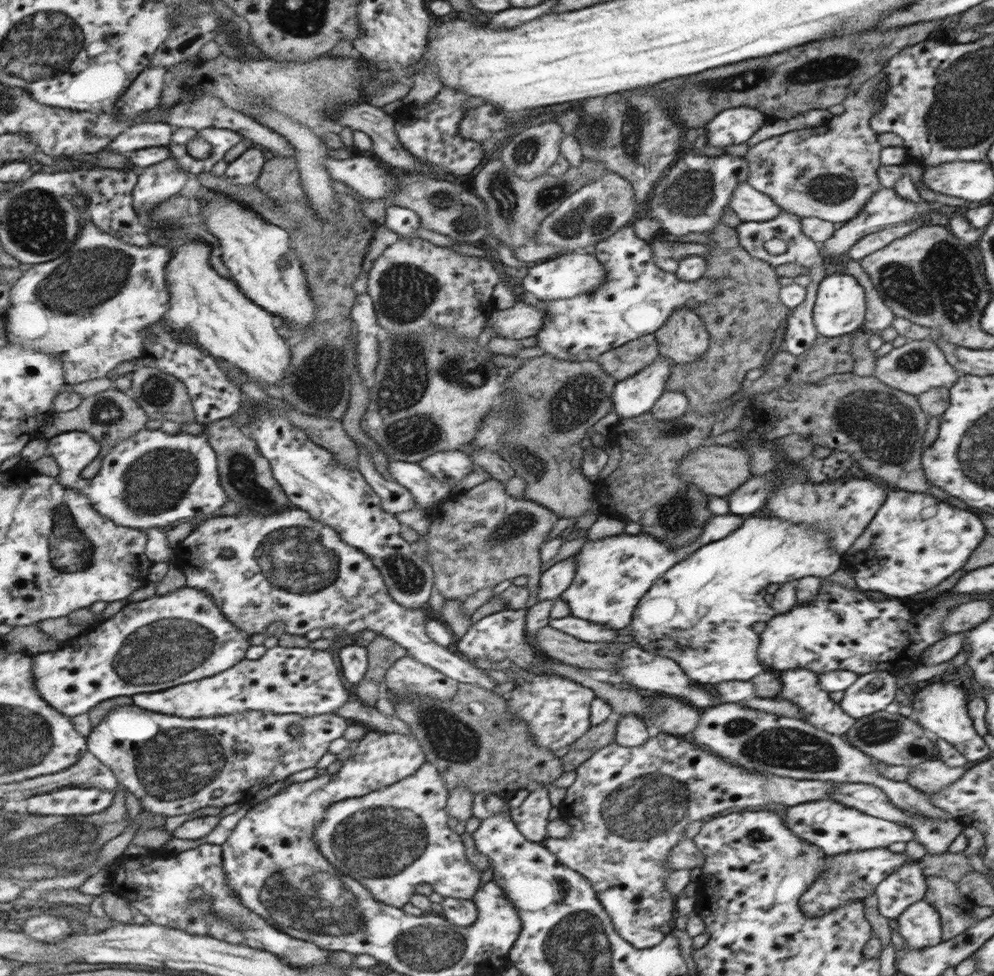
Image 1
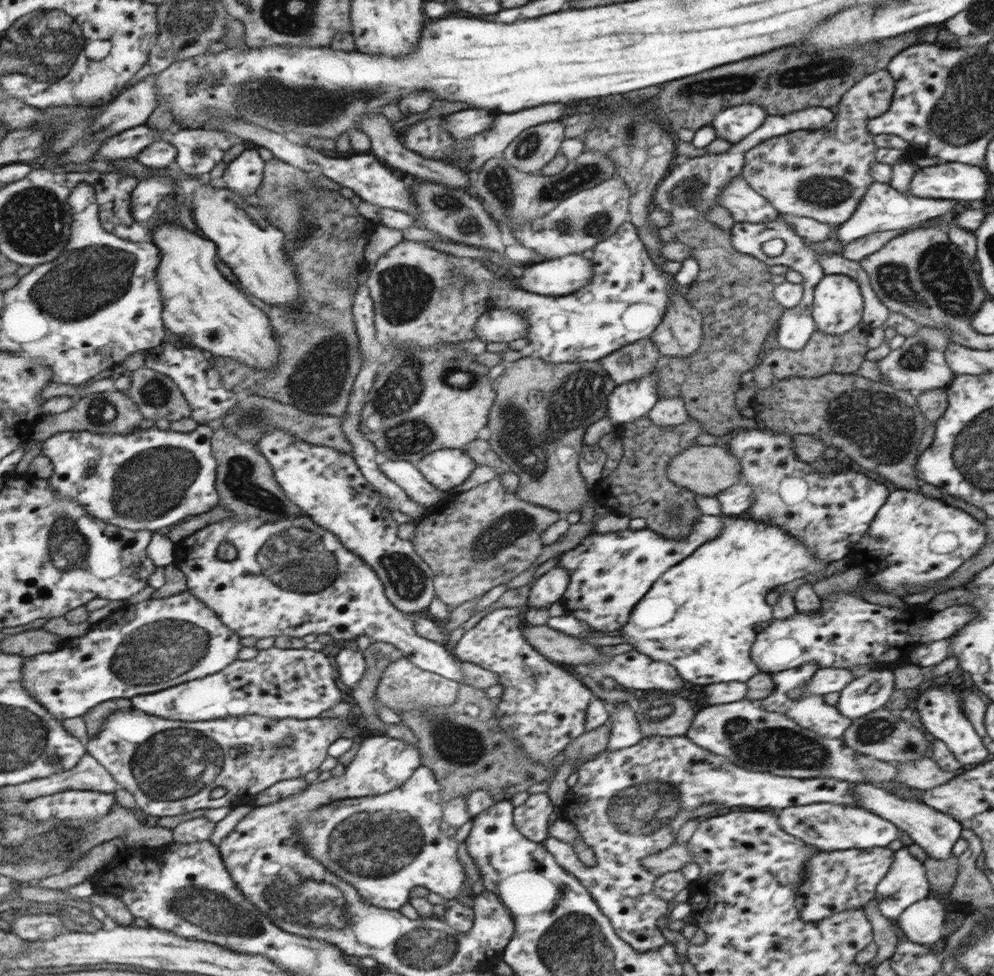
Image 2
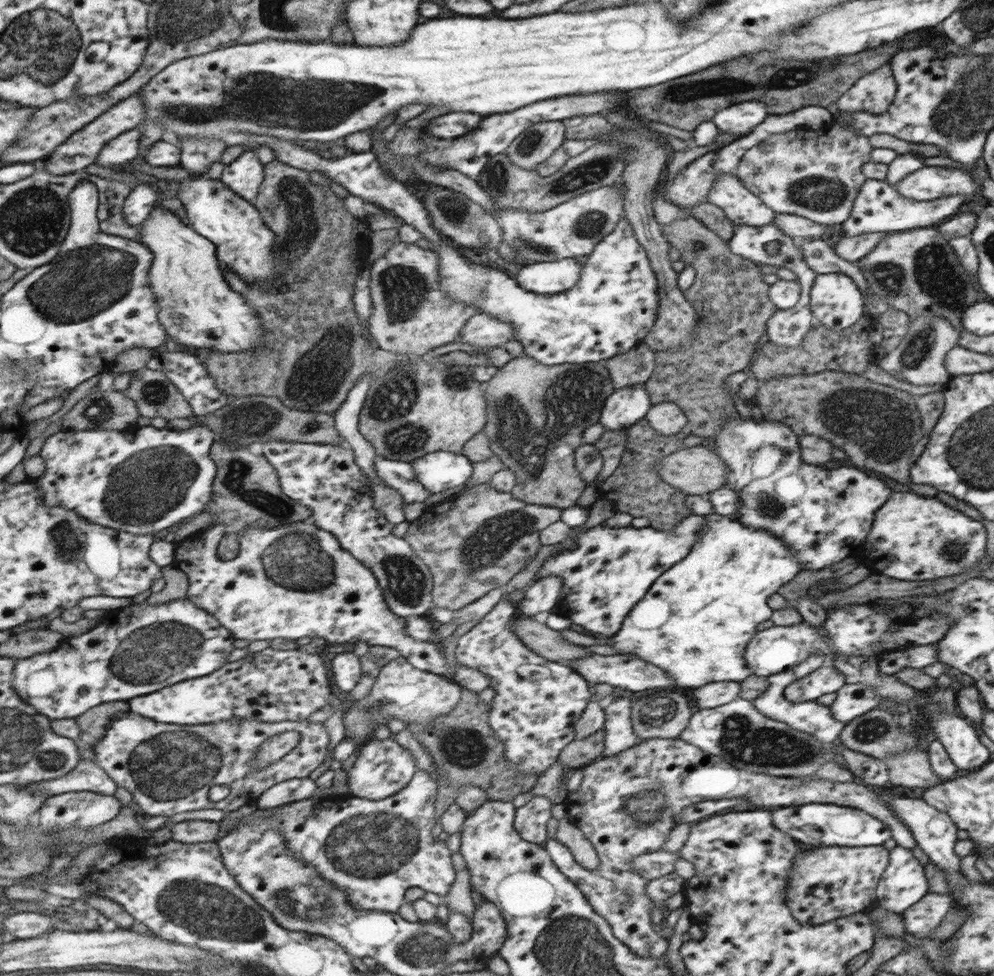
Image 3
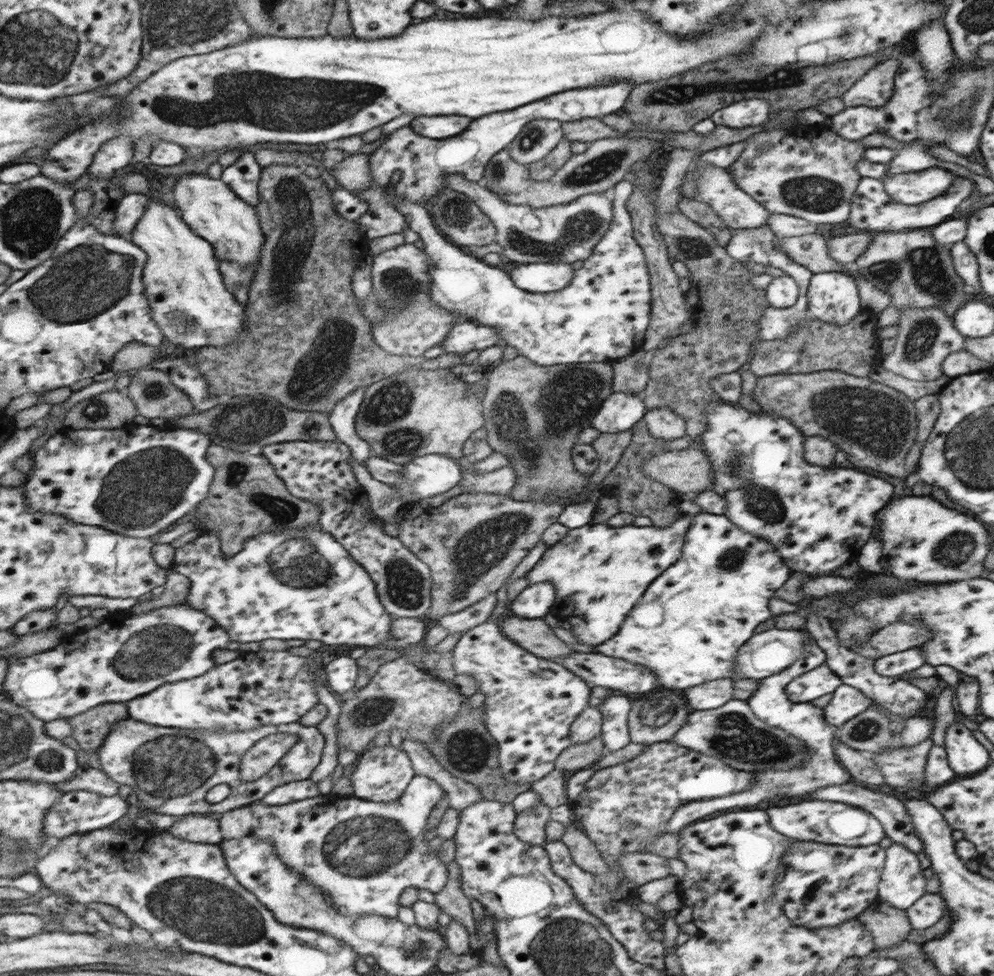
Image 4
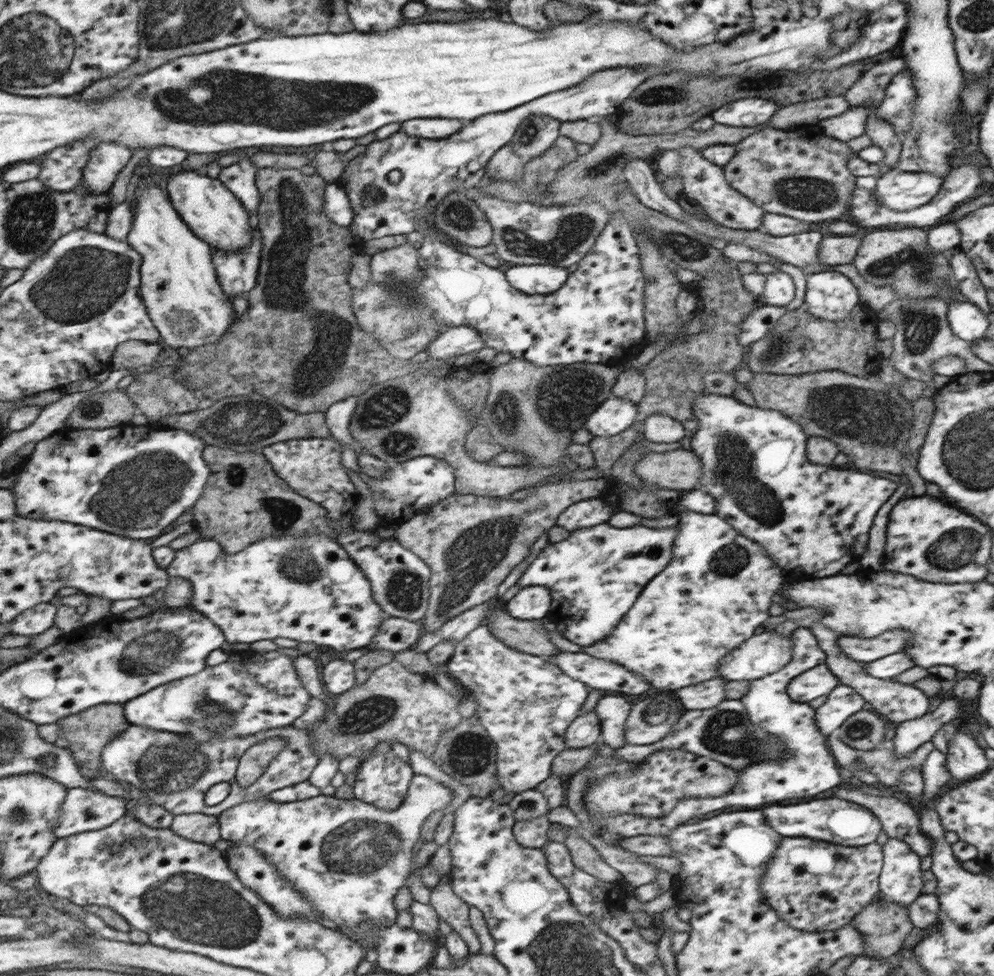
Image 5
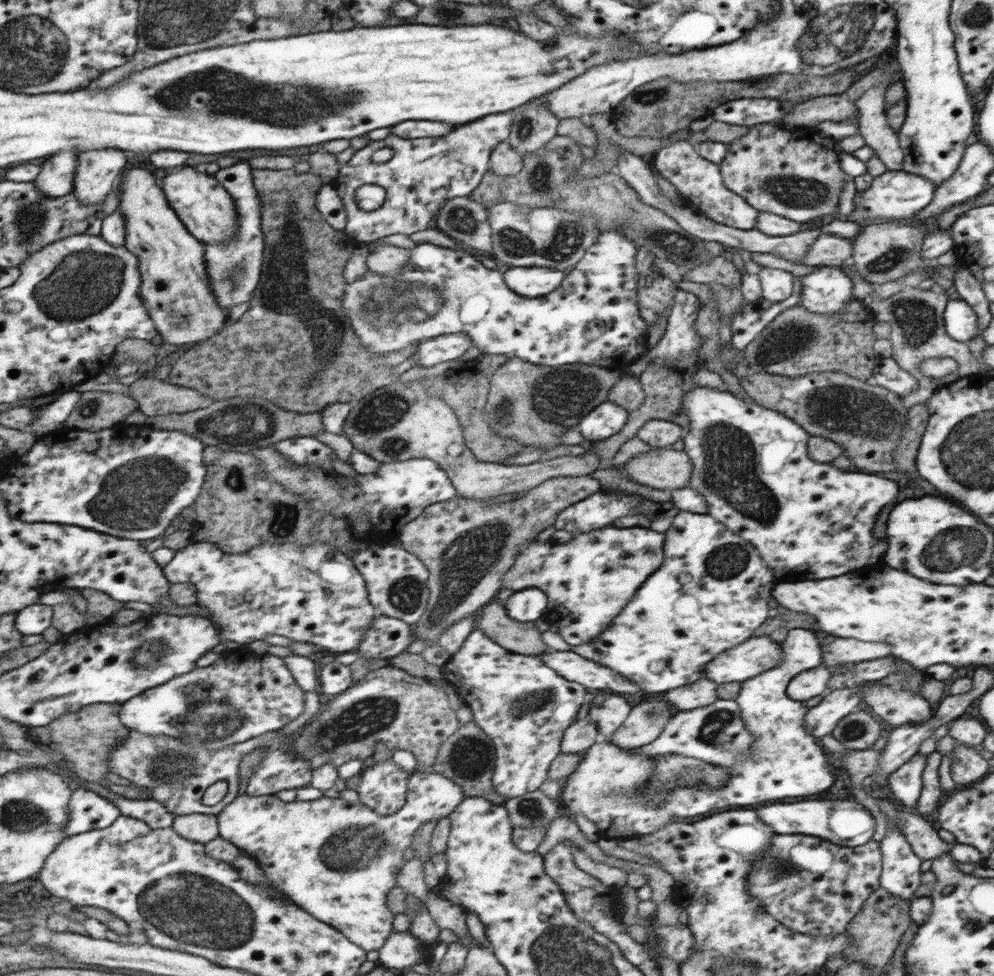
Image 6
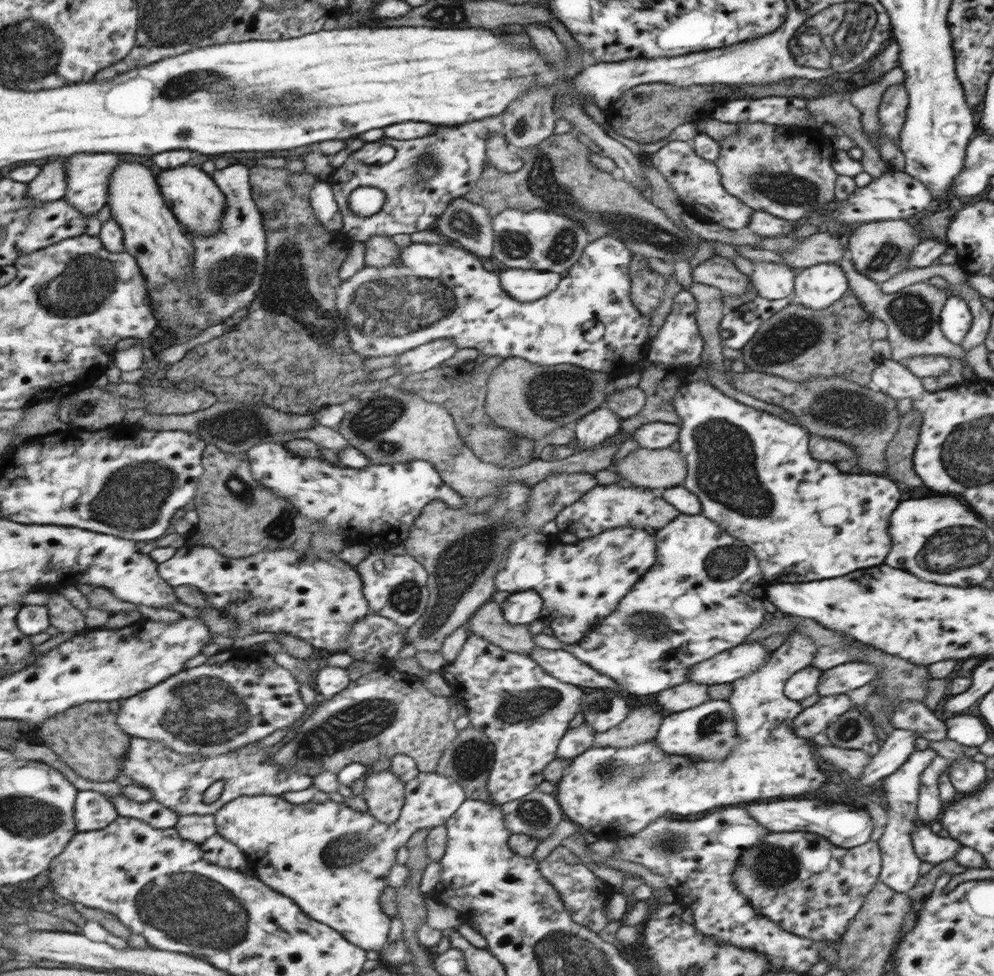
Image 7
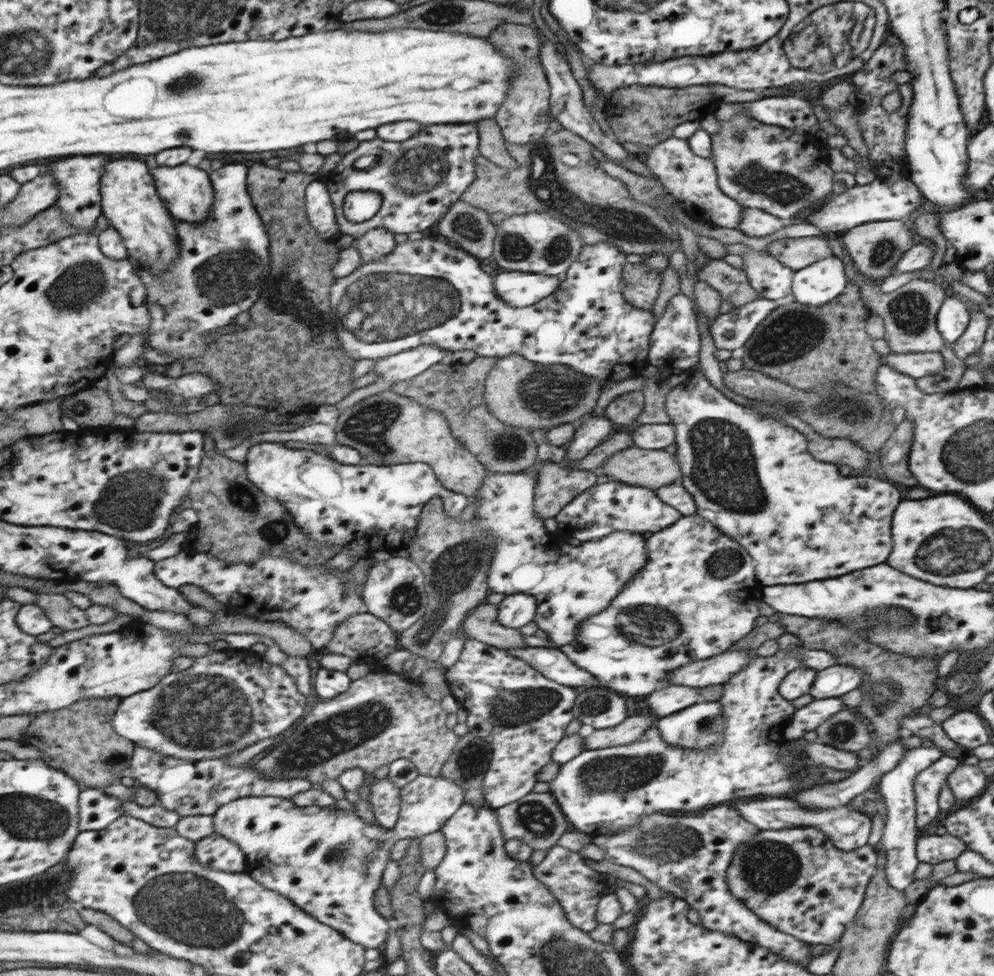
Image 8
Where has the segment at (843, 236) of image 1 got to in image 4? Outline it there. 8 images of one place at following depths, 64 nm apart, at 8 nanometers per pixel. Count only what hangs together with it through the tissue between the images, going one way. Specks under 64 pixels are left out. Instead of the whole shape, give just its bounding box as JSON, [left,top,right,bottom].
[847,178,975,232]

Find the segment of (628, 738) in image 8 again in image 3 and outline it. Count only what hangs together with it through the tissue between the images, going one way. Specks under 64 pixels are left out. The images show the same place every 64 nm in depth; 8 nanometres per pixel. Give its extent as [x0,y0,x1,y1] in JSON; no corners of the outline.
[631,692,693,740]

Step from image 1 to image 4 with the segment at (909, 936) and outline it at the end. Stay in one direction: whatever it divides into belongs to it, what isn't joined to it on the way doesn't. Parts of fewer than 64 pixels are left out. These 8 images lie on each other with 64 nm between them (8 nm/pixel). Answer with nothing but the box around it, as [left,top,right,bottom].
[904,893,948,930]

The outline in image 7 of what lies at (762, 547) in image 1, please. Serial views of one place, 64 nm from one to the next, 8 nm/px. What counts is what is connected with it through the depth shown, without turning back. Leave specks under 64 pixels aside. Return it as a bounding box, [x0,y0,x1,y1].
[563,513,765,696]

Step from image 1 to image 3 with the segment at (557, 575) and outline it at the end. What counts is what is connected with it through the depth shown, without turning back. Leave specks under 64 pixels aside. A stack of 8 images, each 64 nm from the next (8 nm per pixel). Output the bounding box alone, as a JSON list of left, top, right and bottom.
[517,576,561,617]

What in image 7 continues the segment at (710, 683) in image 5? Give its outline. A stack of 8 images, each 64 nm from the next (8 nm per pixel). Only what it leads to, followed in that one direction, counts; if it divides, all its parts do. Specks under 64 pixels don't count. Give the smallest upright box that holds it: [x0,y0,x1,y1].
[654,681,710,713]

